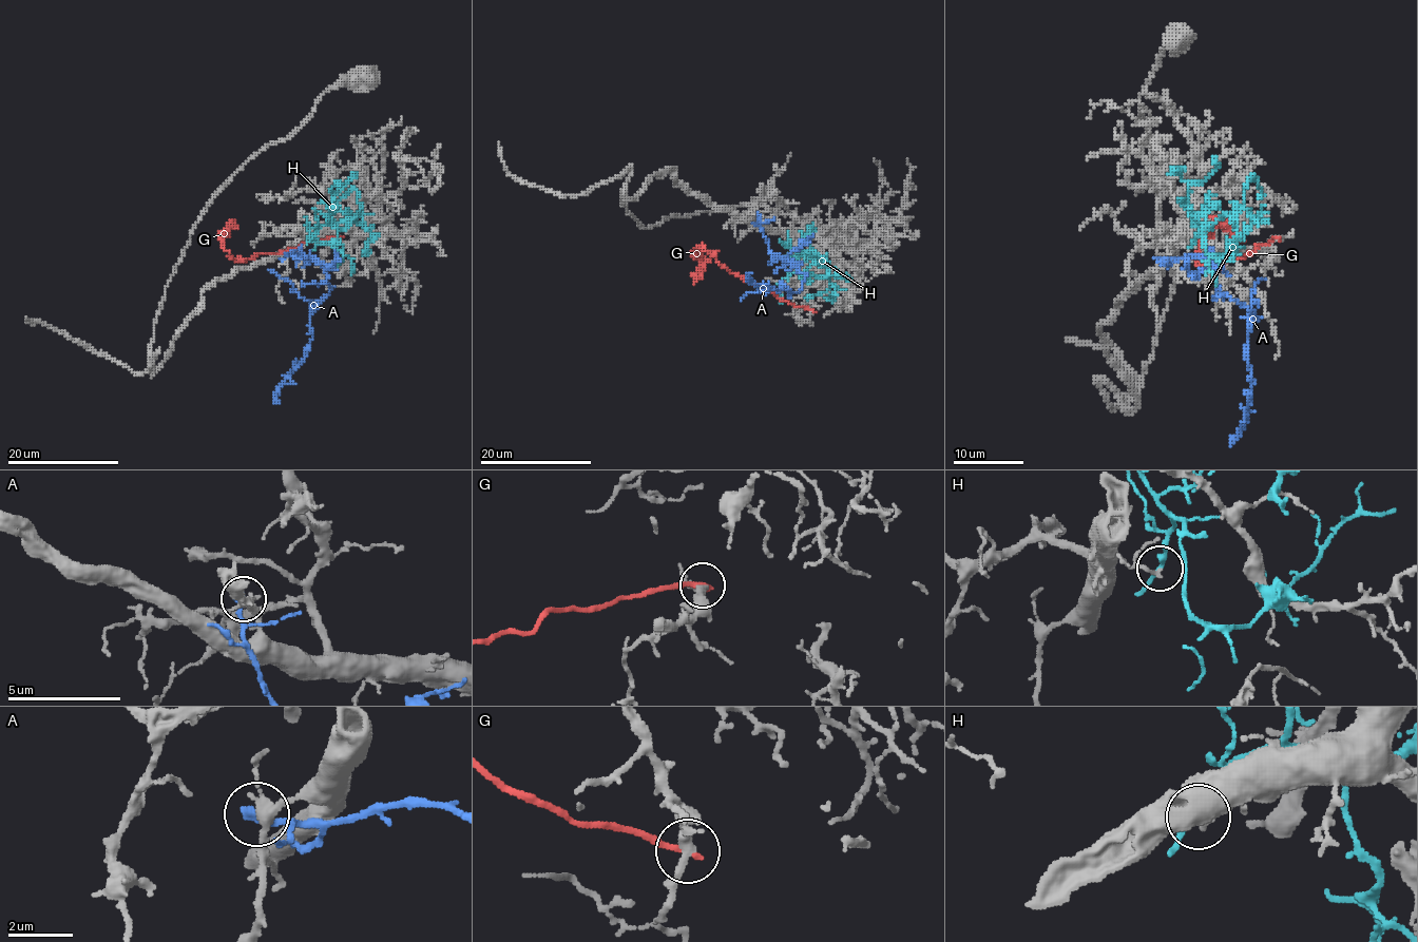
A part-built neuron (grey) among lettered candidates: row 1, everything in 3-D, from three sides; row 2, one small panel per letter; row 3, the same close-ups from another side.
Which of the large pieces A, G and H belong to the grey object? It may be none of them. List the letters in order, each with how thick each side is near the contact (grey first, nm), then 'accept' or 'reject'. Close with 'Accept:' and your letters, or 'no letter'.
A: calibres 240 and 360 nm; reject
G: calibres 260 and 240 nm; reject
H: calibres 170 and 200 nm; reject
Accept: no letter

